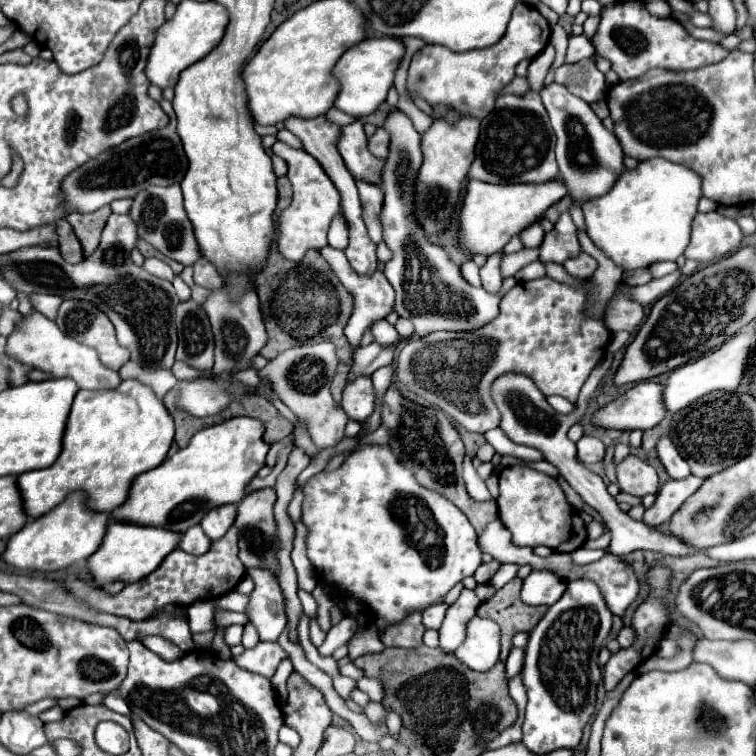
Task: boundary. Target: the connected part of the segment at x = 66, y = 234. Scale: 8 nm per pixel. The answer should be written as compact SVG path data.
M64 218L58 220L58 232L60 232L60 238L58 238L58 240L60 240L60 254L64 256L64 260L68 260L68 262L72 262L72 264L80 262L80 260L84 258L82 244L80 244L80 240L76 238L72 226L70 226Z

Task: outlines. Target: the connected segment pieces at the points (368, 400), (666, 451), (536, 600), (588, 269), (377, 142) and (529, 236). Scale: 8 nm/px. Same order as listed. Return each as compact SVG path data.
M368 376L356 378L344 388L342 408L350 420L364 422L374 412L374 386Z
M662 436L662 438L658 440L656 452L658 452L658 460L662 462L662 466L664 466L666 472L670 474L670 478L684 478L684 476L690 474L688 464L686 464L684 458L678 454L676 446L672 444L672 440L670 440L668 436Z
M532 570L522 584L522 602L530 606L550 606L564 594L566 584L566 580L560 580L548 570Z
M580 252L580 256L570 258L570 260L564 262L564 268L566 268L568 274L572 274L576 278L584 278L584 280L588 276L592 276L592 272L596 270L596 266L598 266L598 262L592 256L588 256L586 252Z
M378 128L378 130L374 132L374 136L368 138L368 150L370 150L376 158L388 156L388 134L386 134L382 128Z
M536 220L534 224L530 224L528 228L524 228L520 232L520 240L522 240L524 248L538 248L542 238L544 238L544 230L540 226L540 220Z

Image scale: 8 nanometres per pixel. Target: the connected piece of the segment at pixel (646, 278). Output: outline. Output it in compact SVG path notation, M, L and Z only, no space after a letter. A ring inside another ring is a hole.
M640 268L638 270L623 271L623 281L631 286L640 286L647 284L653 279L647 268Z

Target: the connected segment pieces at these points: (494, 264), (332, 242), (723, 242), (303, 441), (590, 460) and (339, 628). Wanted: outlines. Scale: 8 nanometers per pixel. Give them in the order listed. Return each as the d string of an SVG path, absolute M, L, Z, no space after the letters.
M496 252L496 254L488 256L486 264L484 264L484 266L479 270L482 287L484 290L492 292L492 294L496 294L503 283L503 277L501 275L500 268L498 268L500 258L502 258L502 254L500 254L500 252Z
M338 213L332 220L328 230L328 244L335 249L344 250L348 245L348 235L347 223L341 213Z
M718 212L696 214L692 220L692 236L684 256L698 262L722 258L740 246L742 232L734 218Z
M297 423L294 424L293 434L295 437L295 442L294 442L295 446L302 448L302 450L304 450L304 452L306 452L306 454L308 454L308 456L310 456L311 459L314 456L316 456L319 450L312 442L309 434L307 432L304 432L303 430L300 430L300 428L298 428Z
M582 436L578 442L578 460L584 464L596 464L604 460L604 444L594 436Z
M346 616L346 618L340 620L336 626L332 626L330 632L328 632L328 636L326 636L326 640L324 640L324 644L318 648L320 656L332 656L332 652L334 652L336 648L340 648L342 644L346 644L346 642L354 636L356 628L358 628L358 624L356 624L356 620L350 618L350 616Z

